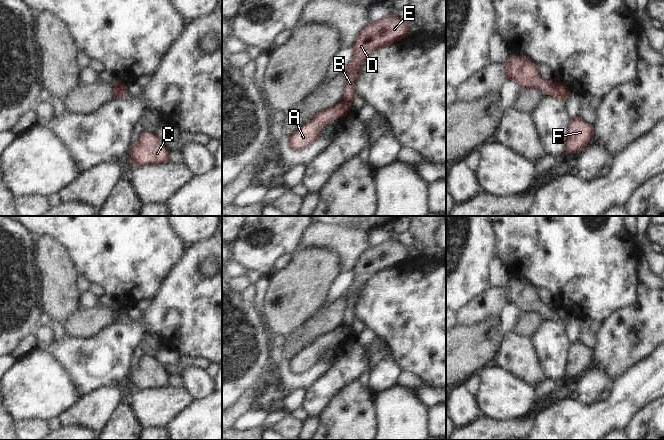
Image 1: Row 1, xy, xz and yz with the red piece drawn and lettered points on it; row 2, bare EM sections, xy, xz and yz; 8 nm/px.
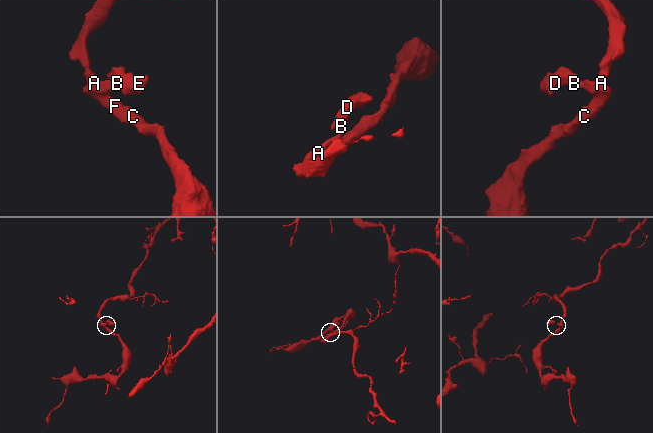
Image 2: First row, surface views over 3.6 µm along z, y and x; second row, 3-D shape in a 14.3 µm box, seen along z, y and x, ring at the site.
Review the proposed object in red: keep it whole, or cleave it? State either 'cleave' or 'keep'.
cleave

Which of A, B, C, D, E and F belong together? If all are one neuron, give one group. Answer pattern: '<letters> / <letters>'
A C F / B D E

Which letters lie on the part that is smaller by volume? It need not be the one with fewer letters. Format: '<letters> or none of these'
B, D, E

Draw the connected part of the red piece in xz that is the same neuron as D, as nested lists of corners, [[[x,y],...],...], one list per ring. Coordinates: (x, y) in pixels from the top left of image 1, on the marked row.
[[[389,15],[374,23],[368,23],[353,43],[353,57],[343,73],[346,76],[343,101],[351,103],[354,96],[355,79],[360,74],[359,65],[376,49],[394,43],[408,35],[409,24]]]

